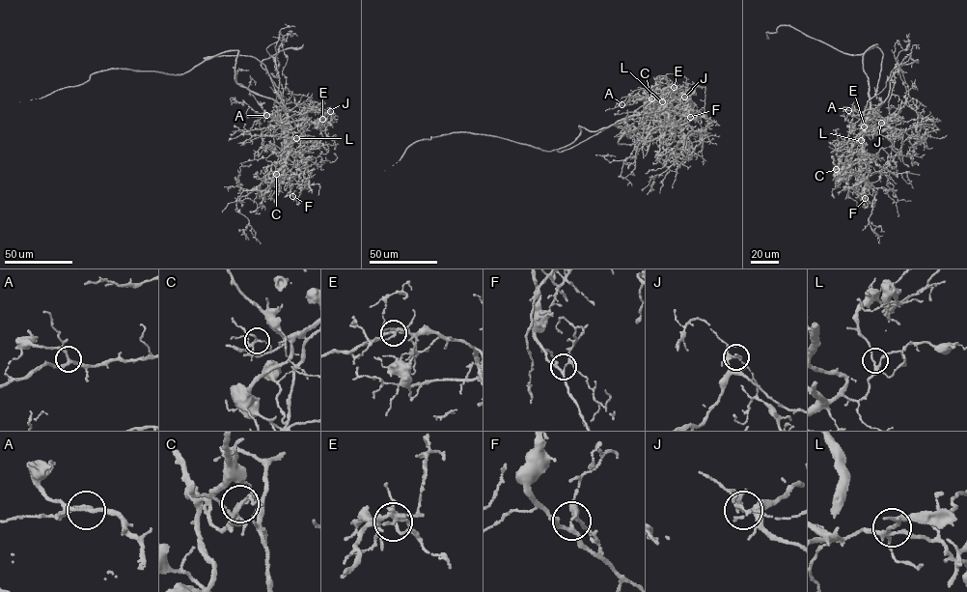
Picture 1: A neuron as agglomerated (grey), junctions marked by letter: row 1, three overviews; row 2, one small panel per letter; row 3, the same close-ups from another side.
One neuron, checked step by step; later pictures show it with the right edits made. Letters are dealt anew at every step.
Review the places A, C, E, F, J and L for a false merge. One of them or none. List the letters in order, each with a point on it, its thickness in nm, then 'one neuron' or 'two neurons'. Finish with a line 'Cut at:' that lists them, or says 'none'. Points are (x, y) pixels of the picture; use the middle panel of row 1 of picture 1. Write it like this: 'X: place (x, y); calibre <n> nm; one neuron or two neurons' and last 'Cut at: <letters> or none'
A: place (621, 104); calibre 200 nm; one neuron
C: place (651, 98); calibre 150 nm; one neuron
E: place (674, 87); calibre 150 nm; one neuron
F: place (690, 117); calibre 200 nm; one neuron
J: place (684, 97); calibre 180 nm; two neurons
L: place (662, 101); calibre 190 nm; one neuron
Cut at: J

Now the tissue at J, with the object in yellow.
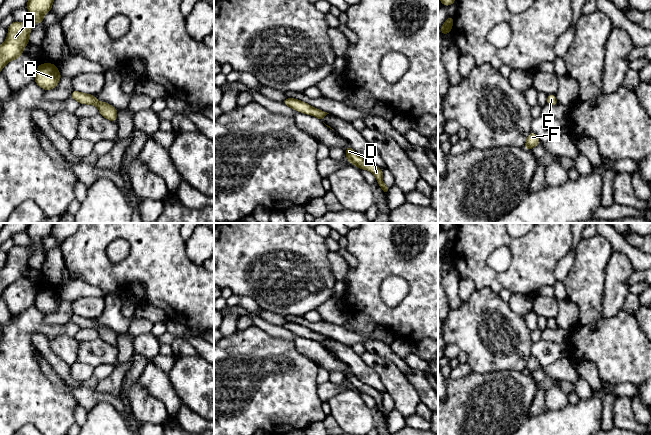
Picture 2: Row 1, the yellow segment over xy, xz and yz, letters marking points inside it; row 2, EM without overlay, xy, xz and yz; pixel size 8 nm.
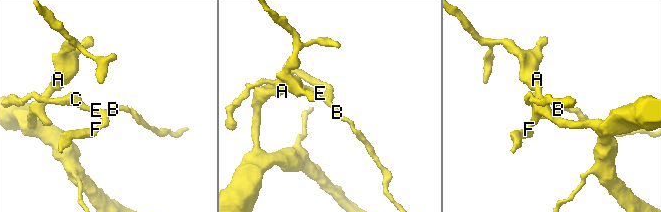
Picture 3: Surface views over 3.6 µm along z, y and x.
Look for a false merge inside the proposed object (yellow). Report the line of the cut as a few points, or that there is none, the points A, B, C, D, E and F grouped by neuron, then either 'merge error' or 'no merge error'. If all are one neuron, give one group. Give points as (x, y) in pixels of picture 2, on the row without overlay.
cut in xy along (91, 319), (88, 326), (81, 327); A C / B D E F; merge error

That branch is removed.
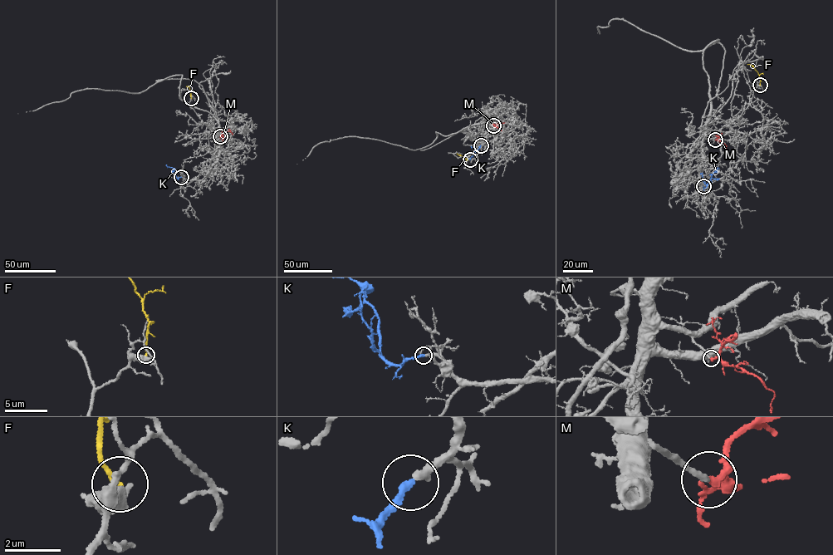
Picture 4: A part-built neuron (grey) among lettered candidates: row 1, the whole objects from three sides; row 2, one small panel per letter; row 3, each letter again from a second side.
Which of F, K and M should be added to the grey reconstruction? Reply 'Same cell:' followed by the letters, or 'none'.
Same cell: K, M

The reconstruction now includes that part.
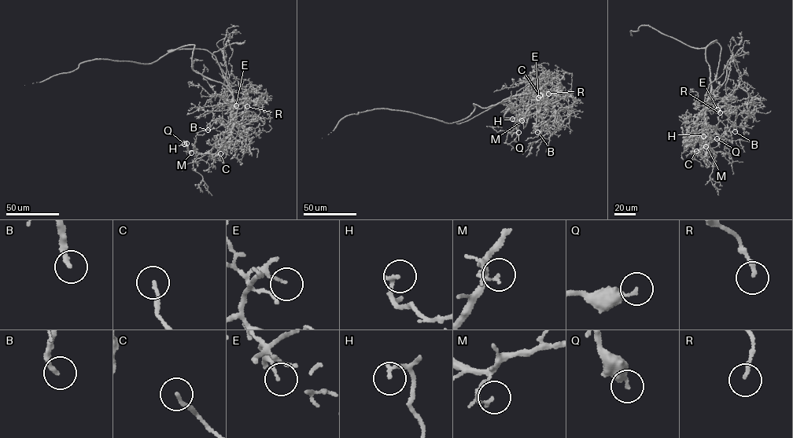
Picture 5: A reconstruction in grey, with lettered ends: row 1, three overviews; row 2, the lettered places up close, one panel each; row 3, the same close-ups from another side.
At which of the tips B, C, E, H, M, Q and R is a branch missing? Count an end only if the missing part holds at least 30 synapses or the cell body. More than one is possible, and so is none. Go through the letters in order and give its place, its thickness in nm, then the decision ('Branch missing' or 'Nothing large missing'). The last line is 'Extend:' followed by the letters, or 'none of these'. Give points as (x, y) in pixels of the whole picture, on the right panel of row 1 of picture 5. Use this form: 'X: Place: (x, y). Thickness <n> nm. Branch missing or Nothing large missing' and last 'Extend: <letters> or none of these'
B: Place: (735, 131). Thickness 220 nm. Branch missing
C: Place: (696, 151). Thickness 150 nm. Branch missing
E: Place: (717, 109). Thickness 100 nm. Nothing large missing
H: Place: (703, 136). Thickness 170 nm. Nothing large missing
M: Place: (706, 146). Thickness 120 nm. Nothing large missing
Q: Place: (717, 138). Thickness 260 nm. Nothing large missing
R: Place: (720, 112). Thickness 180 nm. Nothing large missing
Extend: B, C

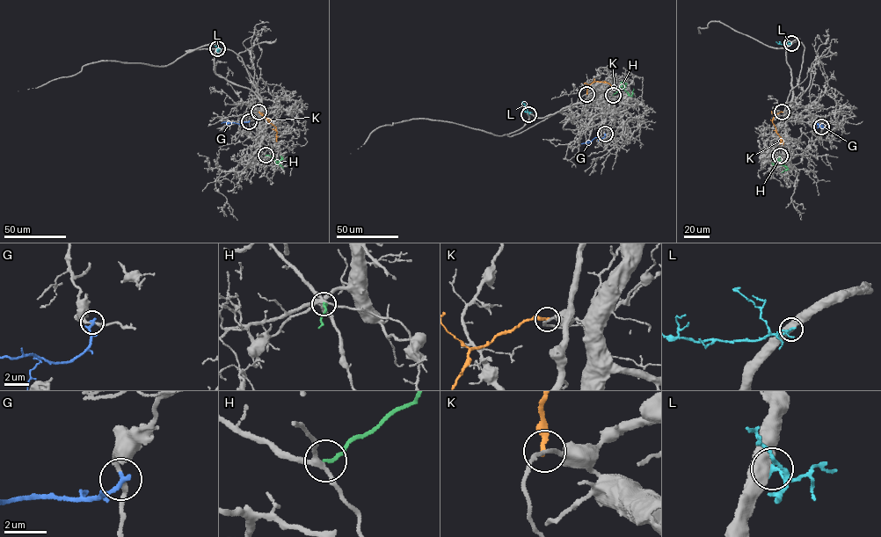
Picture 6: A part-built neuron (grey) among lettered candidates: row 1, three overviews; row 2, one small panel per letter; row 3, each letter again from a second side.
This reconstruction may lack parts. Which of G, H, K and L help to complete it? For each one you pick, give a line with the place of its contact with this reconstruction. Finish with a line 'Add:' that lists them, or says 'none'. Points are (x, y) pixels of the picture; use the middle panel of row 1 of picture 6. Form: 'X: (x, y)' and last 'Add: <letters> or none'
H: (613, 95)
Add: H

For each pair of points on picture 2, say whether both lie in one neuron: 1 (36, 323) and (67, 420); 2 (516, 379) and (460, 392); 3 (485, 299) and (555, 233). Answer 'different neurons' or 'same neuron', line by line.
1: same neuron
2: same neuron
3: different neurons

